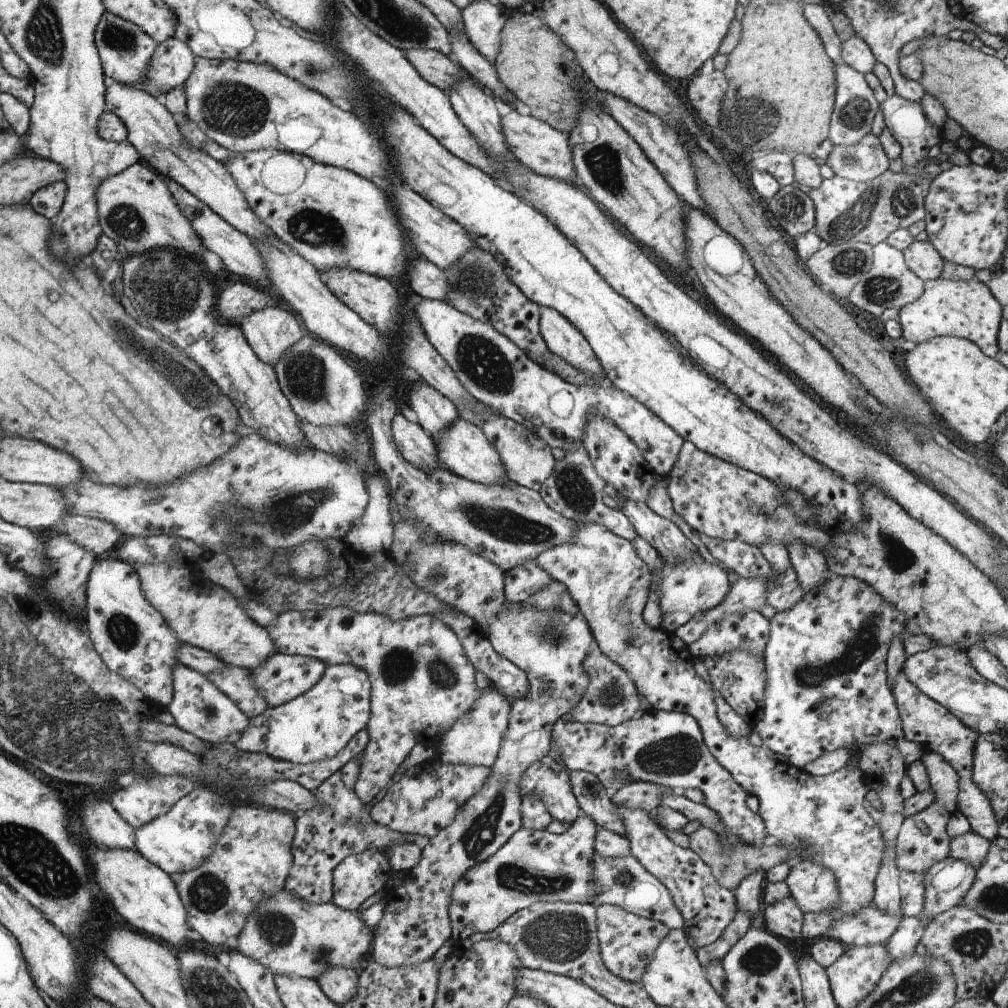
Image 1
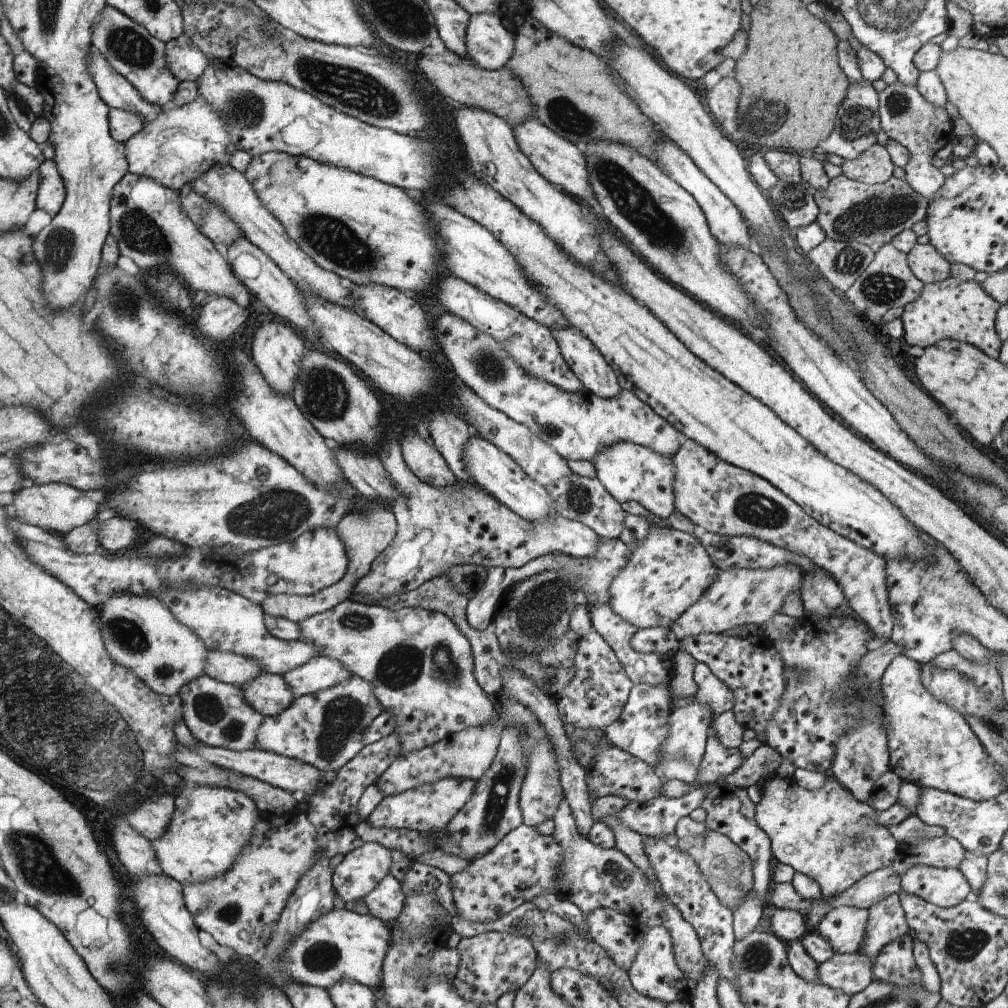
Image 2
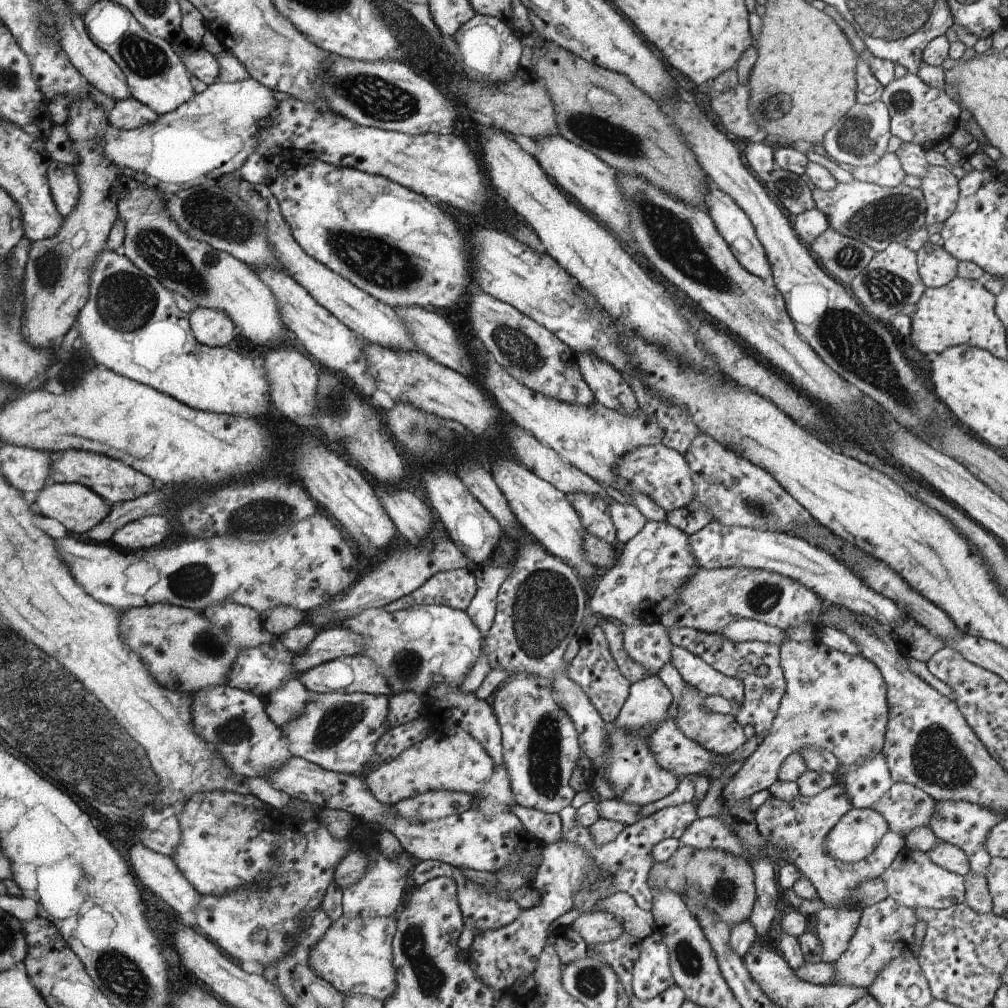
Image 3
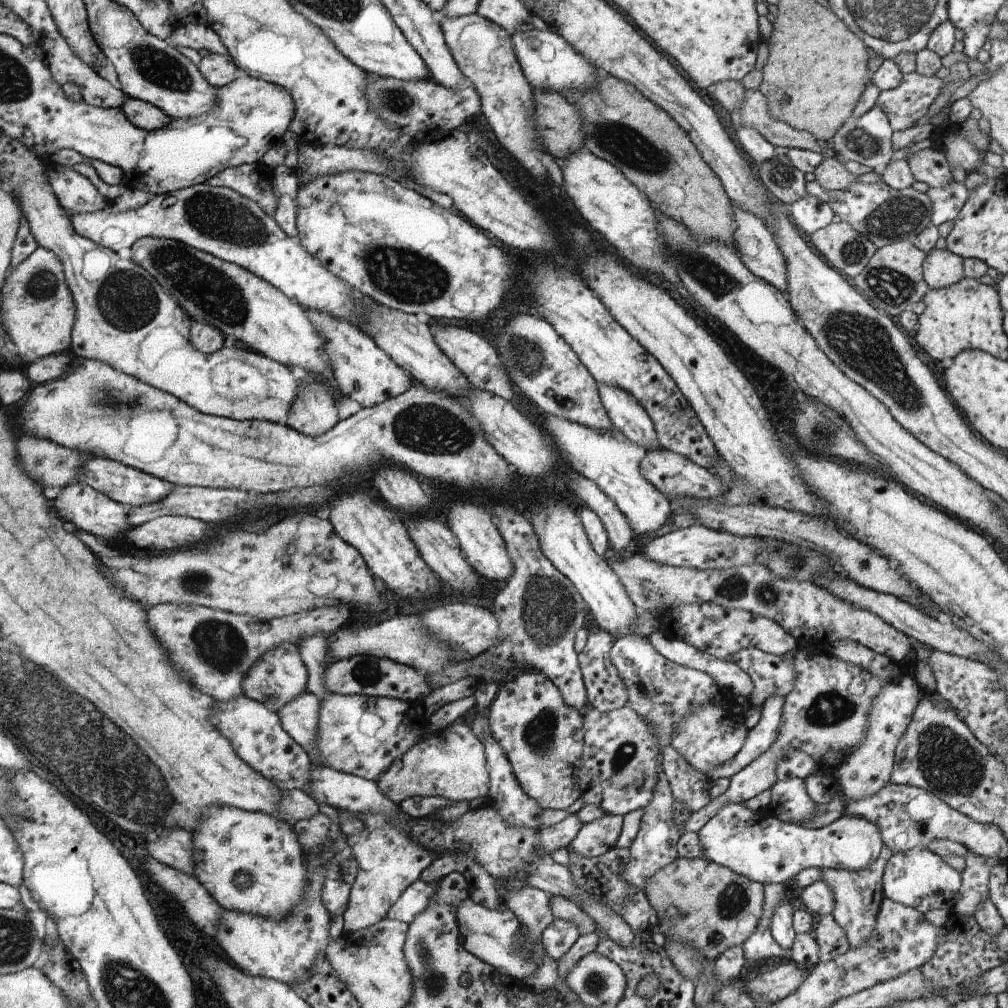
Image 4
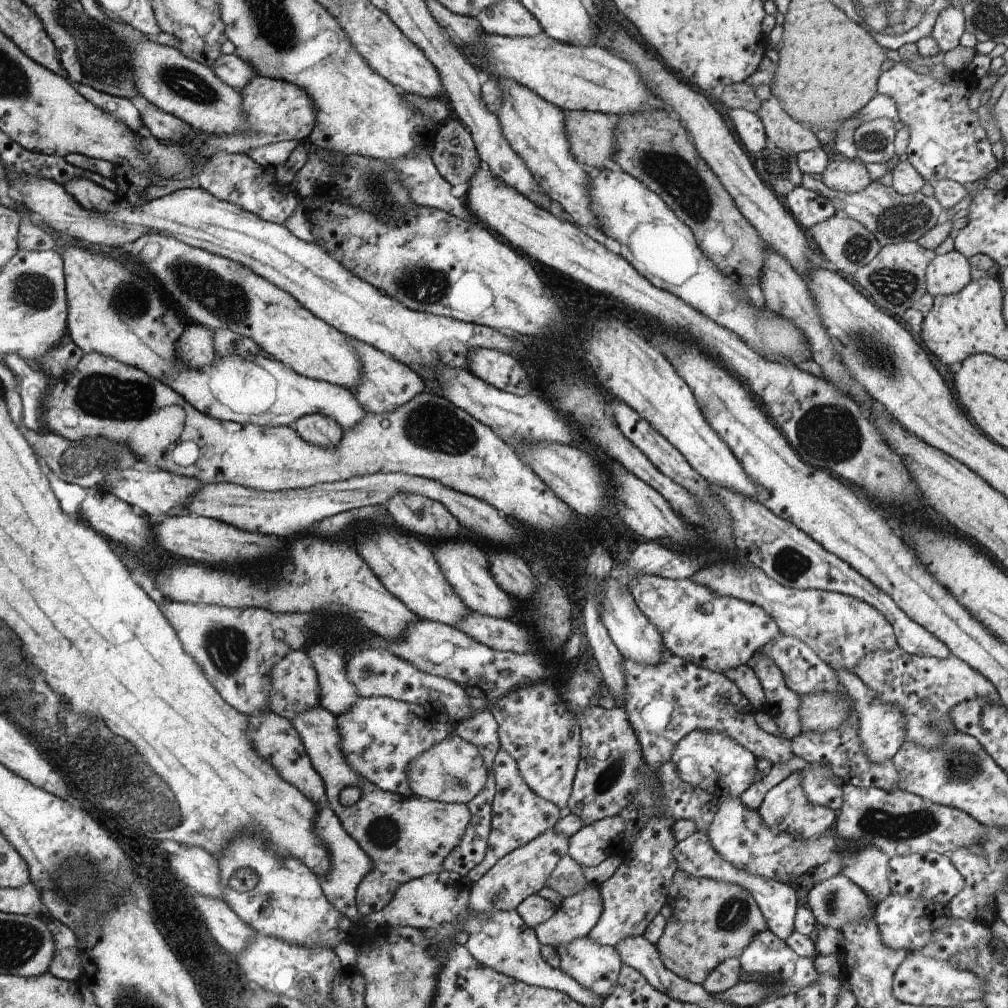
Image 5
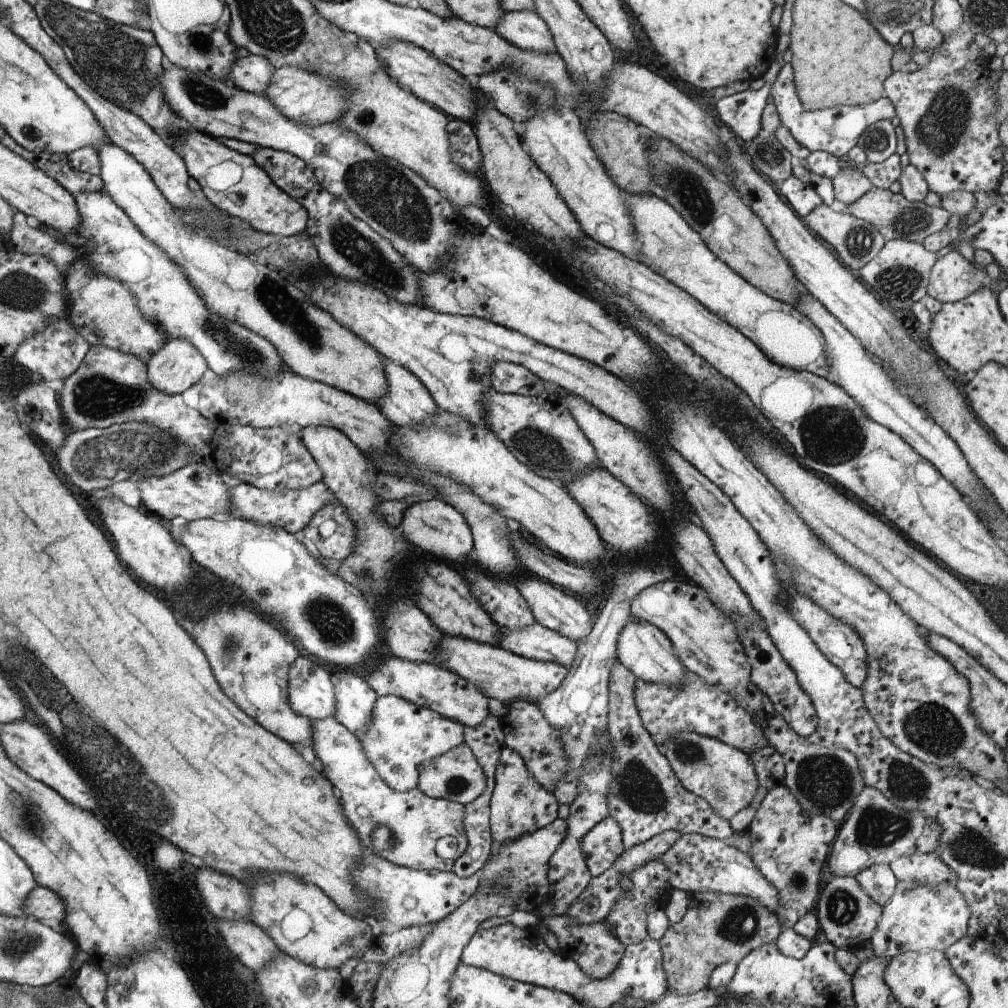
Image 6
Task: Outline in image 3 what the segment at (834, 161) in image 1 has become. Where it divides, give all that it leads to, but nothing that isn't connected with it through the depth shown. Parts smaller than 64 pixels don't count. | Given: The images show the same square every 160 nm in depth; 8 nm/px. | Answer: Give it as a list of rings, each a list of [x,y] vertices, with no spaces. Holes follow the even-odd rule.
[[[886,152],[874,164],[854,167],[850,173],[856,181],[894,188],[906,175],[896,153]]]

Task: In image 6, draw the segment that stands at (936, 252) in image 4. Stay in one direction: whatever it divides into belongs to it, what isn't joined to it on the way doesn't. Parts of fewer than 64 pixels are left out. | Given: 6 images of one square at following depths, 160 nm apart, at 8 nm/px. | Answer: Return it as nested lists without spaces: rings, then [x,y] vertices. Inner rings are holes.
[[[958,249],[936,261],[929,274],[927,294],[942,303],[955,303],[993,281],[978,264],[969,262]]]

